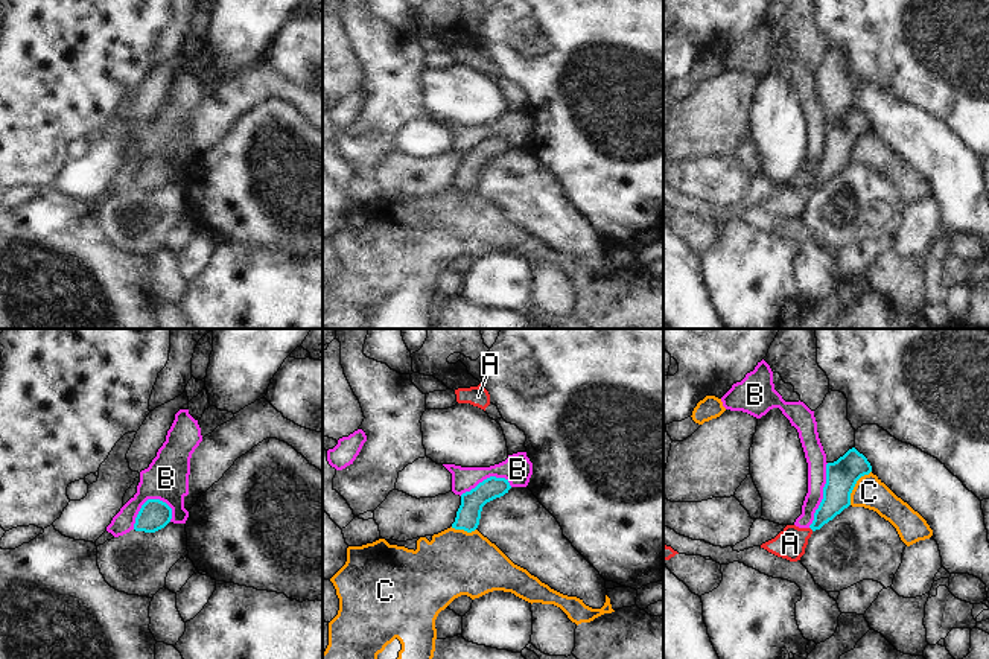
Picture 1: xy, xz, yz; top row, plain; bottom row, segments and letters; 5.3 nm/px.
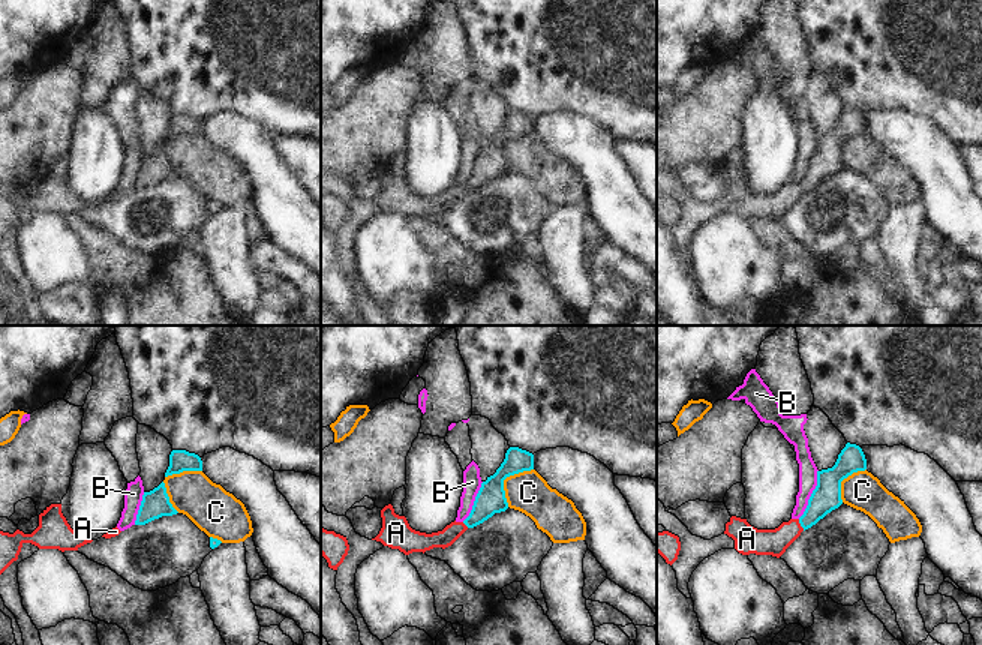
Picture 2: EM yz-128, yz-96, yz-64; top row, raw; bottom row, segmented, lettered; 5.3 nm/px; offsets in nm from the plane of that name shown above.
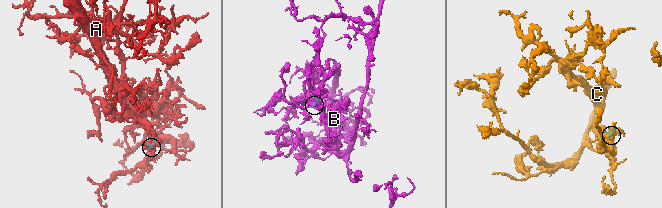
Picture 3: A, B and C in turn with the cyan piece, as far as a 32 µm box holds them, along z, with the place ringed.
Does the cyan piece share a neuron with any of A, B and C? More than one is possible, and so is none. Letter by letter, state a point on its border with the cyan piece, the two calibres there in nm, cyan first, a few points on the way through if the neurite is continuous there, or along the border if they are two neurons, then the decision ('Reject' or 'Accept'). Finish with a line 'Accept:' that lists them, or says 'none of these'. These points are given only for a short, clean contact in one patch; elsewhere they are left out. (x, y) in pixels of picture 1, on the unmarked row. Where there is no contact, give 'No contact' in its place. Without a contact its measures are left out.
A: Touches cyan at yz (811, 187). Thickness 150 nm (cyan) against 160 nm. Path across: yz (837, 149), (834, 162), (811, 187), (790, 203). Accept
B: Touches cyan at xy (145, 162). Thickness 160 nm (cyan) against 240 nm. Reject
C: Touches cyan at yz (854, 145). Thickness 170 nm (cyan) against 170 nm. Reject
Accept: A.

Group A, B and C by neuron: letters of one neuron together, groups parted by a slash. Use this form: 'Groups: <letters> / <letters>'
Groups: A / B / C.

